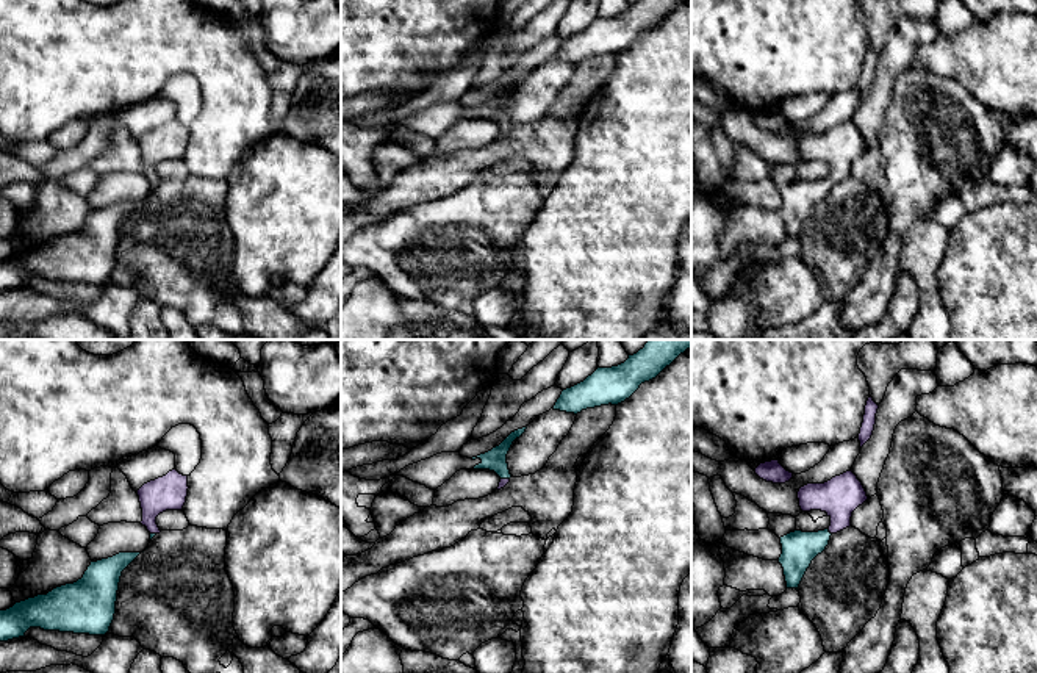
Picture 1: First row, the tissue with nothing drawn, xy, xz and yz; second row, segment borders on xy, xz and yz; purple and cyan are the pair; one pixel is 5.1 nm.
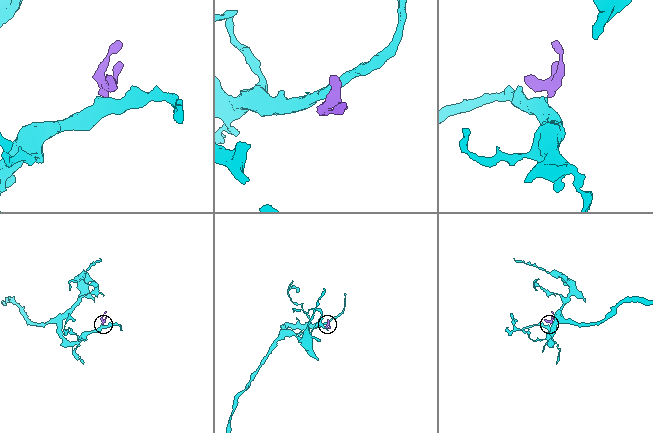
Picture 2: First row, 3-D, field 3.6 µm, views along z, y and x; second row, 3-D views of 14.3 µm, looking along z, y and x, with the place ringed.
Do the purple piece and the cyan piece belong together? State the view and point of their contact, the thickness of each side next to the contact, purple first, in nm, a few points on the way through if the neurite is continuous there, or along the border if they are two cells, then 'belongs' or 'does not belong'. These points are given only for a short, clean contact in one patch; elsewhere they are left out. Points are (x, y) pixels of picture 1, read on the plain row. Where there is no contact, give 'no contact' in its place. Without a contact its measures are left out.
meets purple in yz at (829, 180); 200 nm thick on the purple side, 180 nm on the other; runs through yz (842, 144), (840, 169), (829, 180), (820, 190), (800, 197); belongs

